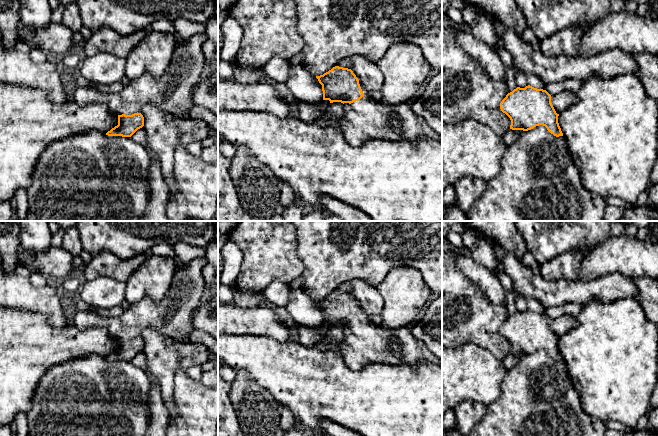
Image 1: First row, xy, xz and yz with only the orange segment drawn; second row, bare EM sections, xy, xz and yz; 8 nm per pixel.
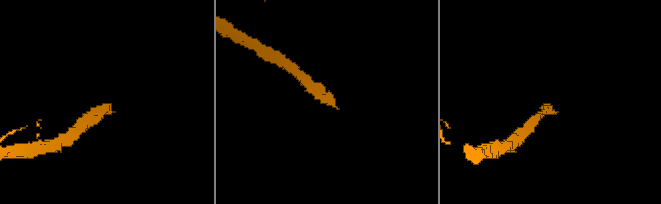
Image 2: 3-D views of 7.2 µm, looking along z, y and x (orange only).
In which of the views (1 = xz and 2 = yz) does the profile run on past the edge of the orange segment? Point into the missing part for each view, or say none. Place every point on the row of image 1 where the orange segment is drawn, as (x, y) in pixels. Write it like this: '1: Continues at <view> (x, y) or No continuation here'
1: Continues at xz (364, 120)
2: Continues at yz (561, 101)

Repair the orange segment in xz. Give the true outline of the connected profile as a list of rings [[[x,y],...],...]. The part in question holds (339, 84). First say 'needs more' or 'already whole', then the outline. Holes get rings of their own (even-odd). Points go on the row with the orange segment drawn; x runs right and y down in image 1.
needs more; [[[335,66],[316,78],[322,85],[323,100],[343,104],[344,115],[339,122],[342,135],[351,146],[361,146],[374,139],[416,142],[420,138],[429,138],[442,141],[442,135],[431,129],[423,118],[413,112],[411,103],[387,106],[364,96],[359,80],[351,69]]]

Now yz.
needs more; [[[530,85],[517,87],[500,103],[500,109],[511,120],[510,129],[528,131],[543,125],[556,137],[563,136],[558,123],[559,114],[577,101],[574,92],[549,94]]]

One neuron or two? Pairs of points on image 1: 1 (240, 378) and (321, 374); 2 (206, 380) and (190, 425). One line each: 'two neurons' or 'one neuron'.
1: two neurons
2: two neurons

